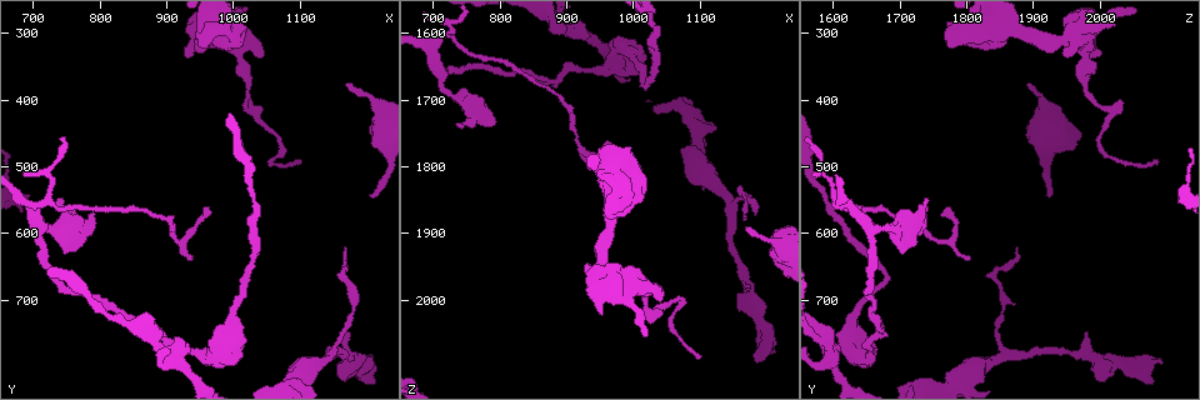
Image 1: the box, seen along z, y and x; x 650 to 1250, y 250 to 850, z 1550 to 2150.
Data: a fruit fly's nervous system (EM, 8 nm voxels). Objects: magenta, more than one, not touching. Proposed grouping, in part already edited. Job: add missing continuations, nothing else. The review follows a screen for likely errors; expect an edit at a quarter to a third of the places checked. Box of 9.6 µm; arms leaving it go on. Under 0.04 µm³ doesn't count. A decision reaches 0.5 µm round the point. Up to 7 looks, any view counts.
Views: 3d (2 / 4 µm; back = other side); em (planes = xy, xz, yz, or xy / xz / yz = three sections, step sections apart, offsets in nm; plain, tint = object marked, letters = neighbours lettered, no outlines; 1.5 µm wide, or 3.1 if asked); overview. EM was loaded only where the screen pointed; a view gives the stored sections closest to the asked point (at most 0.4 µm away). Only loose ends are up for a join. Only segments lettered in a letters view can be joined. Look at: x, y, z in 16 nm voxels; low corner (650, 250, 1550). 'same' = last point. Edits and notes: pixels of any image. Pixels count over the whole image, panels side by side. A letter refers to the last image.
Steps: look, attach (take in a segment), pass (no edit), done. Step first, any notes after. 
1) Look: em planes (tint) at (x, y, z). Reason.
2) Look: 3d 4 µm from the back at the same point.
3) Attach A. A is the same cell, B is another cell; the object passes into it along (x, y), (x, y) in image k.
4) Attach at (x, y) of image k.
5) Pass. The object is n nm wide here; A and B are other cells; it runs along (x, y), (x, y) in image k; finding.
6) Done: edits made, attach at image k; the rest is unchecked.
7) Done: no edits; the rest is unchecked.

Look: em planes (letters) at (740, 550, 1740). Branch stops here.

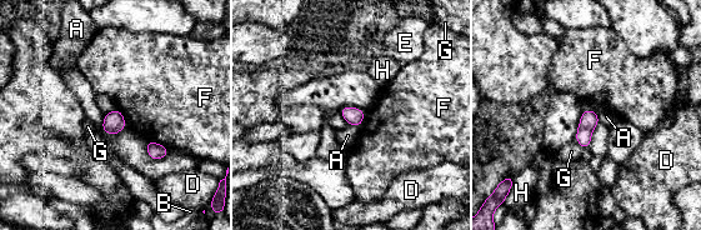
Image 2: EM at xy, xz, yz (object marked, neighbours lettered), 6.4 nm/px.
Pass. A, B, D, E, F, G and H are other cells; a border runs along (595, 111), (600, 121) in image 2; none of them fits.

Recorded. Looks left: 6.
Look: 3d 4 µm from the back at (1205, 540, 1925). Branch stops here.

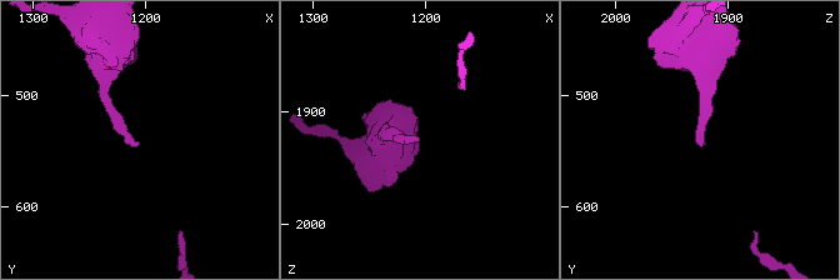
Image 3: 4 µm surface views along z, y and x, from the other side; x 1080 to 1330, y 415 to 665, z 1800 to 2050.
Look: em planes (plain) at (1204, 542, 1928). Shape alone is not enough.

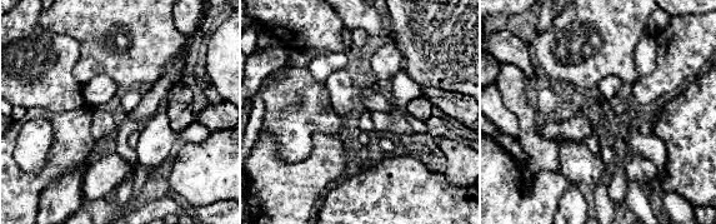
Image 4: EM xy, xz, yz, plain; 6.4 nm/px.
Look: em planes (letters) at the same point.

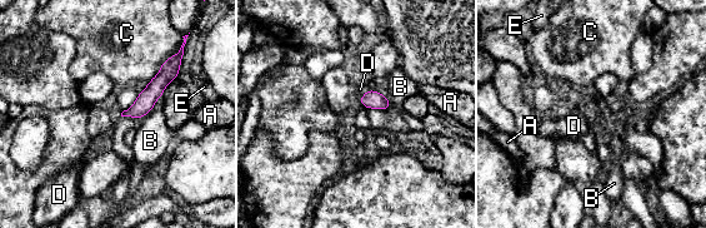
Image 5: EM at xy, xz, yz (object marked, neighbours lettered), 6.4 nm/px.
Attach D. The object is 110 nm wide here; D is the same cell, A, B, C and E are other cells; it goes on there.

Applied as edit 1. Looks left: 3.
Look: overview.

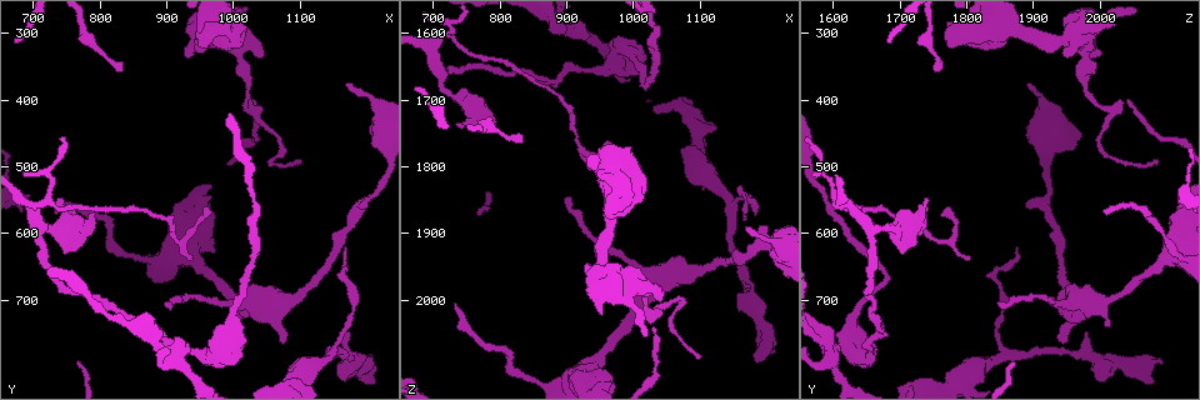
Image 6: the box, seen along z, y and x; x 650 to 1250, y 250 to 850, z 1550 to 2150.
Look: em xy step 4 (tint) at (1100, 495, 2085). An open end.

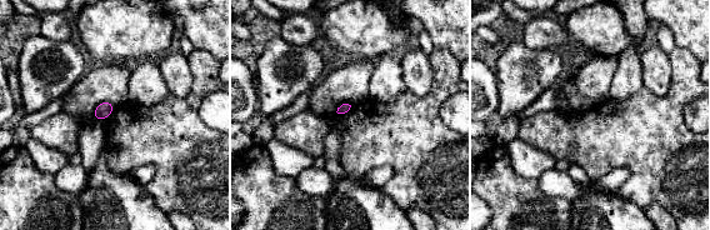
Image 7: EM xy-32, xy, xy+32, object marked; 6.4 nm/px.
Look: em planes (letters) at the same point. Cut it another way.

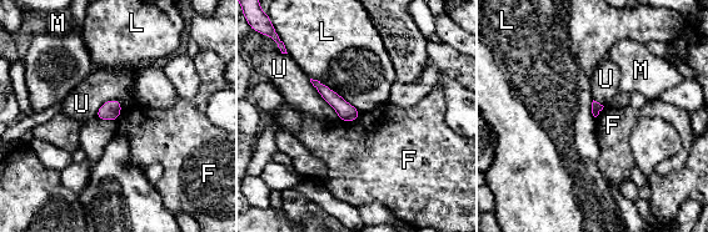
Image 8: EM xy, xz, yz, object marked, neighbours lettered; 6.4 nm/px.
Pass. The object is 70 nm wide here; the longest contact is with L, 400 nm; F, L, M and U are other cells; none of them fits.

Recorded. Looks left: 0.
Done: edits made, attach at image 5; the rest is unchecked.

